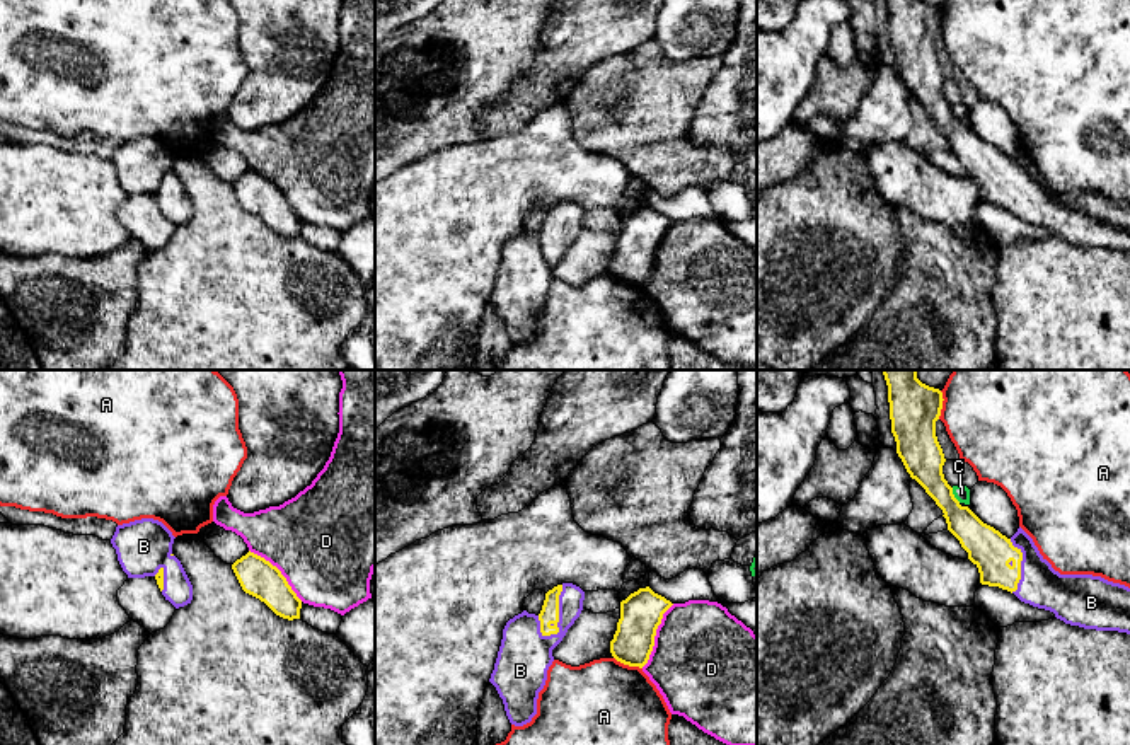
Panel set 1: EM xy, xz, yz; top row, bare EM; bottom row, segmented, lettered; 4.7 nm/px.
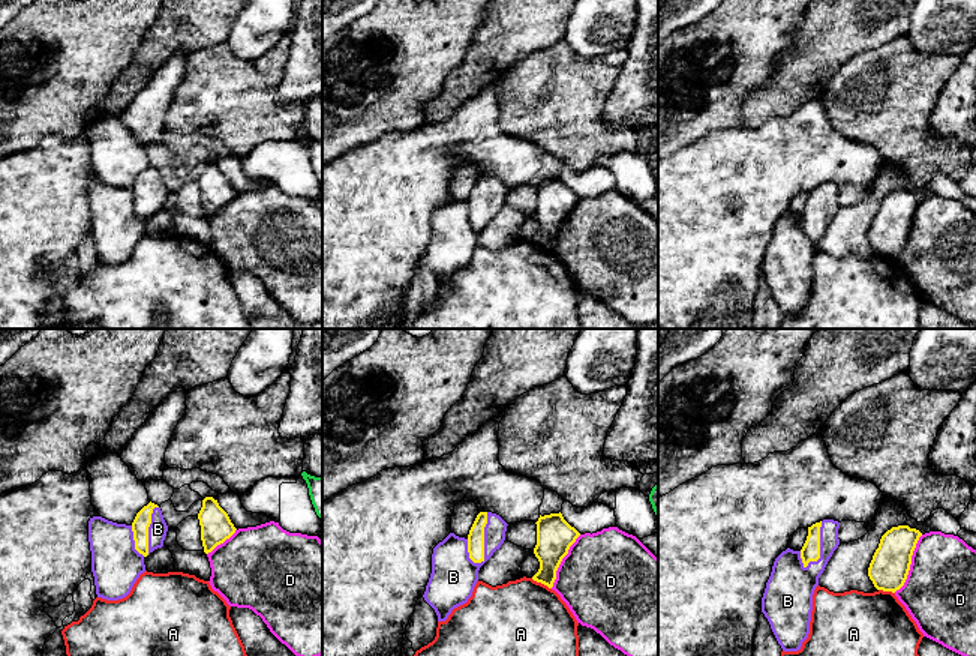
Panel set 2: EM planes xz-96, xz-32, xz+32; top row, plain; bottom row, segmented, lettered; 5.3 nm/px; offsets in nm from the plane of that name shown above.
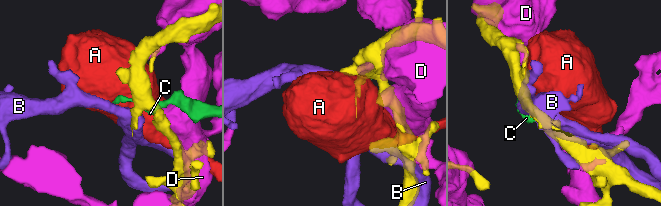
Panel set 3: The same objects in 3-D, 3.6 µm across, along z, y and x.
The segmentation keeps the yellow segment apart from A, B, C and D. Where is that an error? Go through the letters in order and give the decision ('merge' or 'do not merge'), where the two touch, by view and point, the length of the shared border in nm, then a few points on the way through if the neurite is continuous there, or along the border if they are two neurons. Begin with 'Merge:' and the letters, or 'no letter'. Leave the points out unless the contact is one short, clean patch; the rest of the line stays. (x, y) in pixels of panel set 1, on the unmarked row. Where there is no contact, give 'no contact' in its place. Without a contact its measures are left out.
Merge: B
A: do not merge | xz (628, 282) | 150 nm
B: merge | xz (558, 234) | 260 nm
C: do not merge | yz (953, 113) | 80 nm | along yz (951, 106), (951, 111), (960, 120)
D: do not merge | xz (655, 253) | 340 nm

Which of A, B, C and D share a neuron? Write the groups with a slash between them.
A / B / C / D

